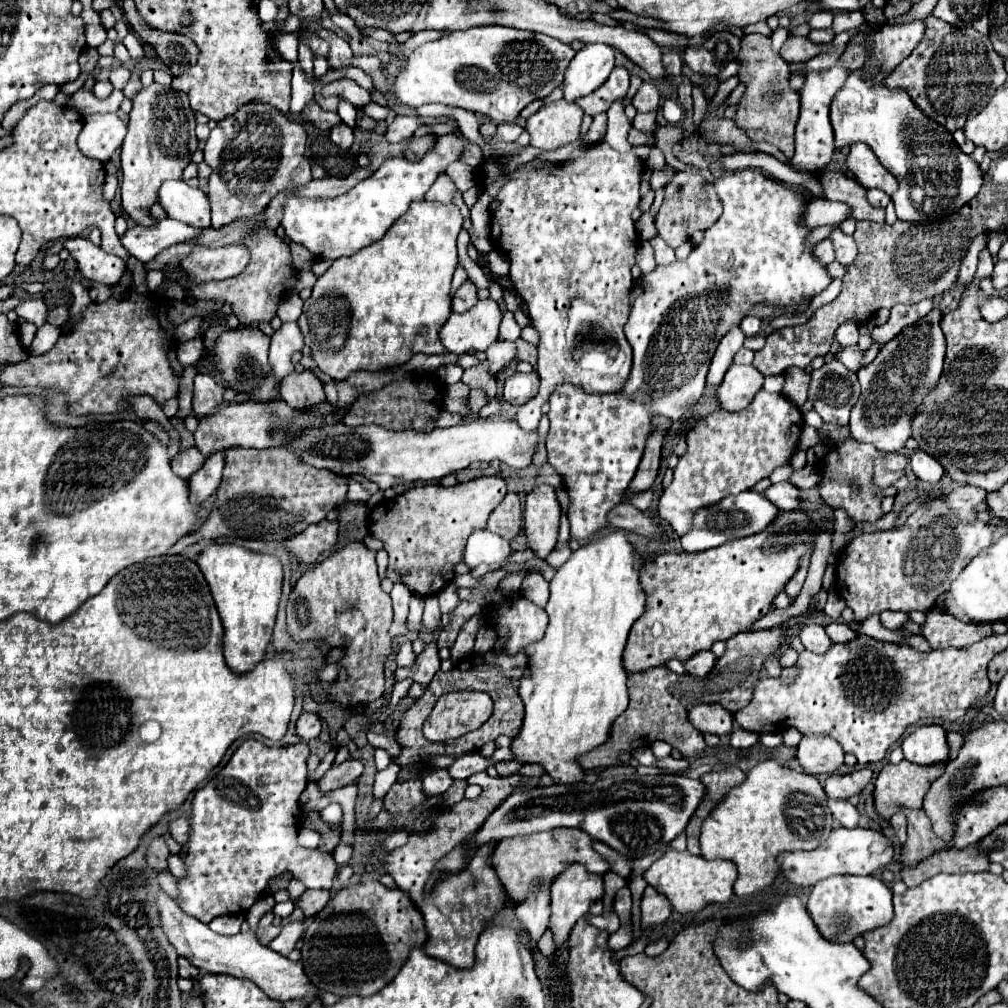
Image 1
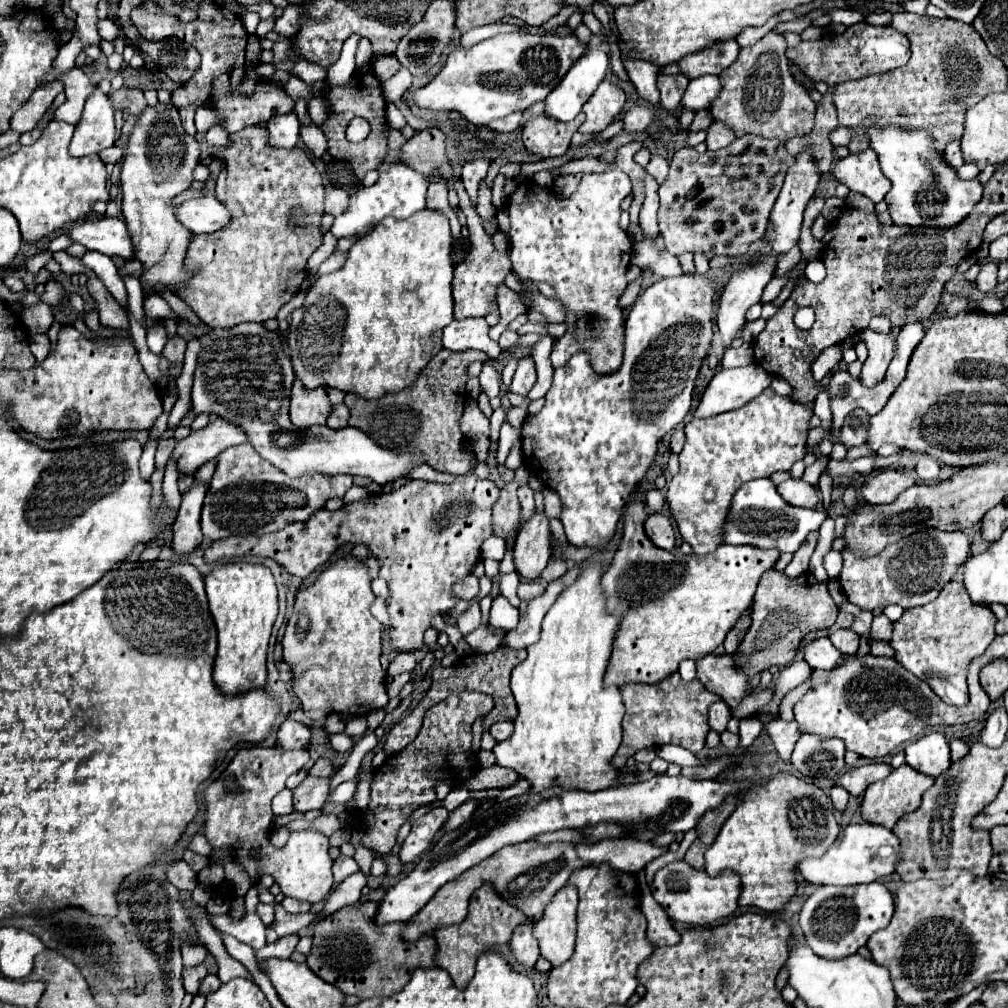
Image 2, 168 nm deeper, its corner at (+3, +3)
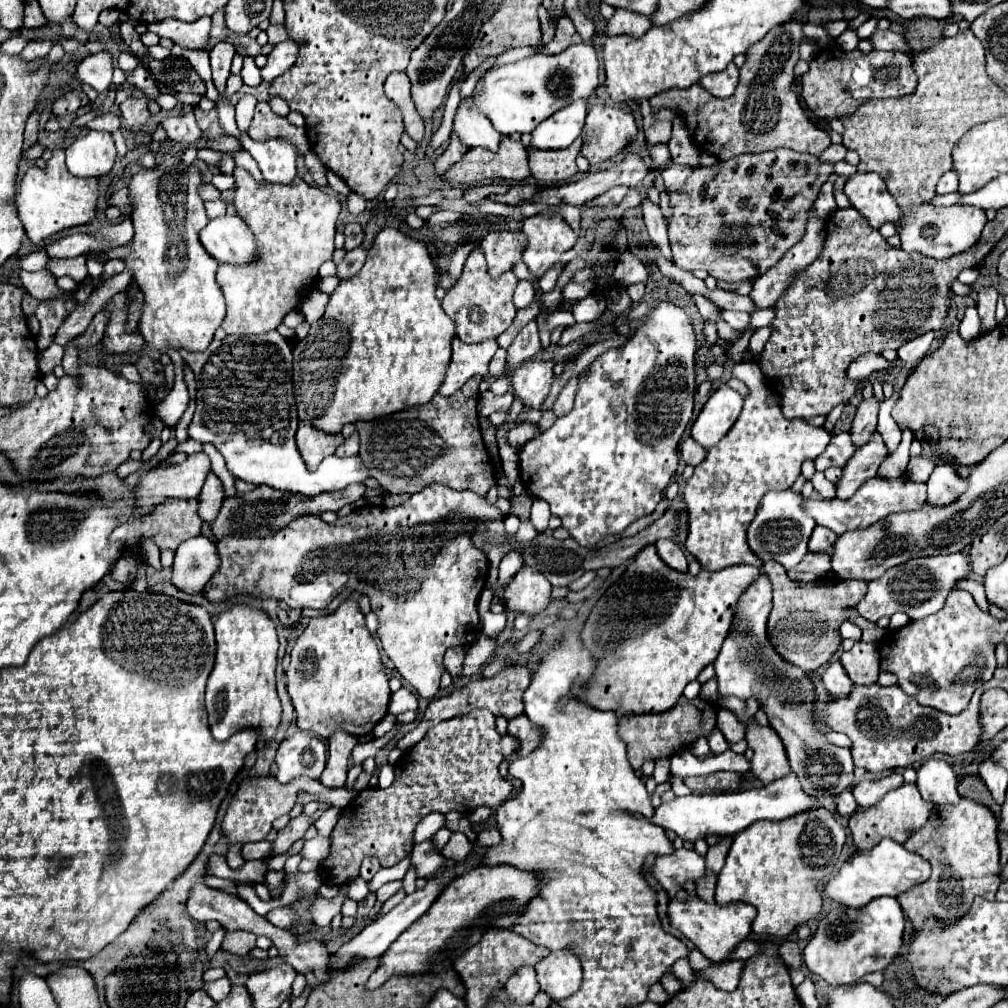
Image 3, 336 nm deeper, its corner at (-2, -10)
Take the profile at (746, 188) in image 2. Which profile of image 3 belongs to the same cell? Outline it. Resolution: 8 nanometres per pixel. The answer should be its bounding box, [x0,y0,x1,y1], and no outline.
[669,149,835,283]

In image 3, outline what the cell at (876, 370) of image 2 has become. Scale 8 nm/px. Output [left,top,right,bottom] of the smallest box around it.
[851,397,879,449]

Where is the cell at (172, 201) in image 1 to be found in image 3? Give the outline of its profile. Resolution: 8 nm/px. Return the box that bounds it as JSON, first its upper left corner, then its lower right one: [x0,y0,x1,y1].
[201,215,259,265]

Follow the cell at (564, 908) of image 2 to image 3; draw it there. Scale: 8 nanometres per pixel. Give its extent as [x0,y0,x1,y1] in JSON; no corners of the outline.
[537,951,583,1001]

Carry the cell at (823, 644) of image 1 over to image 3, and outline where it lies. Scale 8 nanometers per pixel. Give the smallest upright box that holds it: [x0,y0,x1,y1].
[821,663,853,699]

